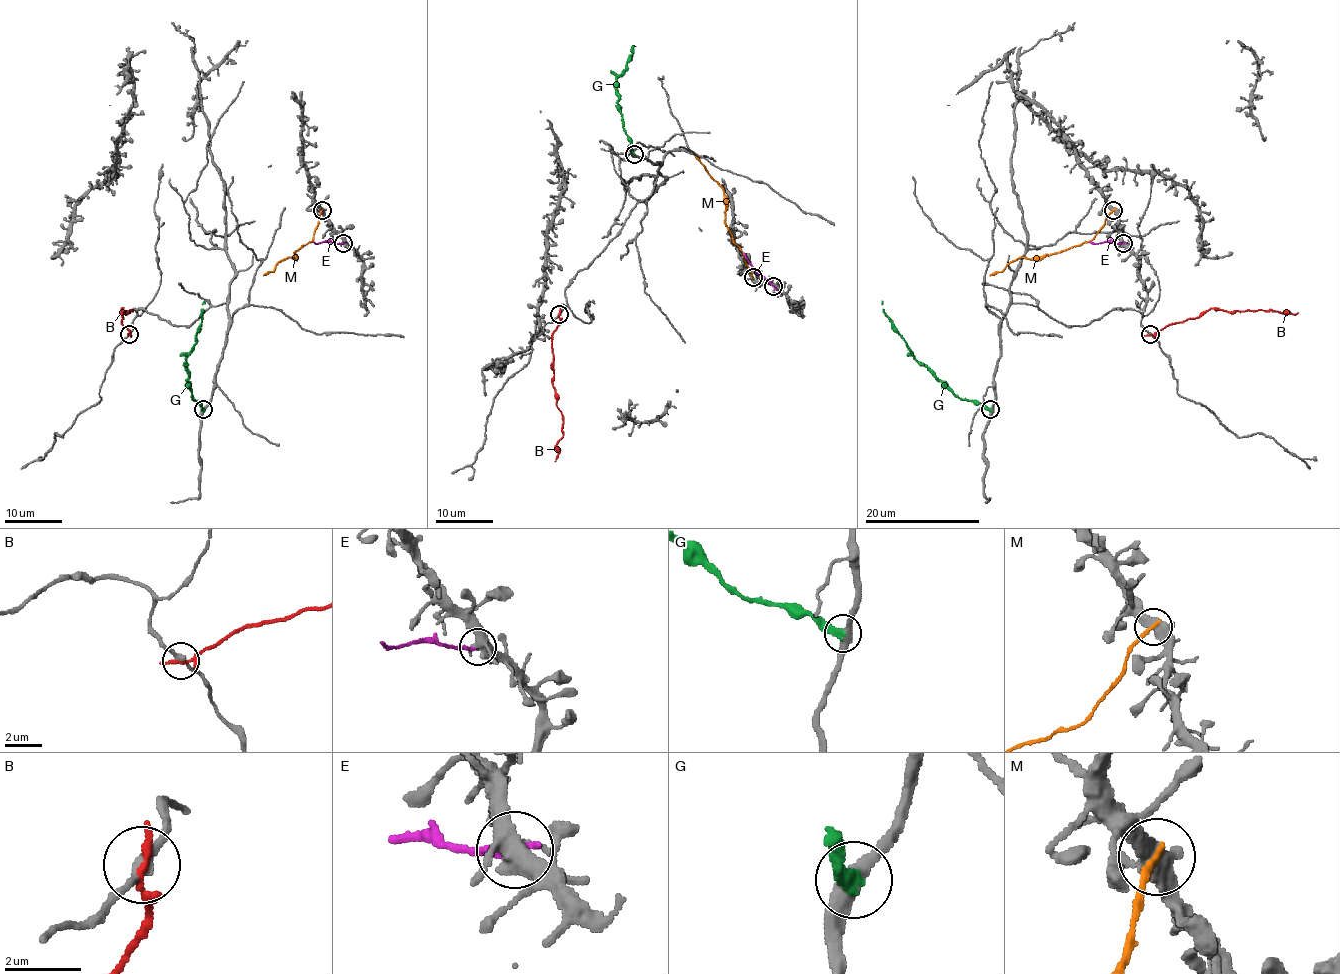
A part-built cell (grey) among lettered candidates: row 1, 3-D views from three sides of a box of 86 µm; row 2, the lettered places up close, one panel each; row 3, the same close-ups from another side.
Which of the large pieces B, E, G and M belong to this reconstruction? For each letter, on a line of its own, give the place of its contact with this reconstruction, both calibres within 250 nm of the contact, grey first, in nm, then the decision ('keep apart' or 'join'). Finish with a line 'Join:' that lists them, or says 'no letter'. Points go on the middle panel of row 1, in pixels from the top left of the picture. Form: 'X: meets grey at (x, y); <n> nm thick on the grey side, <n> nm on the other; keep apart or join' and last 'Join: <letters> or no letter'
B: meets grey at (559, 314); 260 nm thick on the grey side, 260 nm on the other; keep apart
E: meets grey at (773, 286); 420 nm thick on the grey side, 220 nm on the other; keep apart
G: meets grey at (634, 154); 440 nm thick on the grey side, 320 nm on the other; keep apart
M: meets grey at (753, 277); 400 nm thick on the grey side, 200 nm on the other; keep apart
Join: no letter

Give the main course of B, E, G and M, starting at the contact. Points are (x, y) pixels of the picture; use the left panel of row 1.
B: (129, 334), (122, 324), (122, 310), (132, 310), (125, 313)
E: (343, 243), (313, 242)
G: (204, 409), (194, 399), (186, 359), (195, 344), (205, 301)
M: (322, 210), (312, 241), (294, 252), (293, 259), (280, 261), (273, 271), (263, 275)

